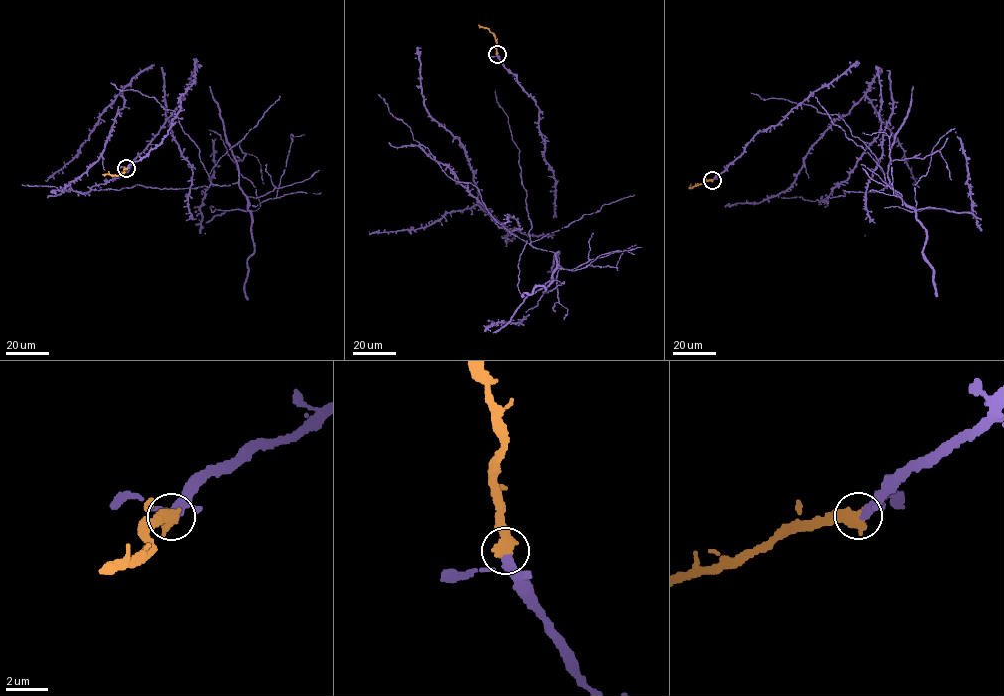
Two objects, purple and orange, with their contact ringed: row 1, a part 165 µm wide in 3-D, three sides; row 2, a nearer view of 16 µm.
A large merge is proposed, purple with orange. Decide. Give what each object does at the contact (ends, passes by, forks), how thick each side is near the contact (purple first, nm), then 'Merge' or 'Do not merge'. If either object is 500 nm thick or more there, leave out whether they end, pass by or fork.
Thickness 320 nm (purple) against 600 nm. Merge

